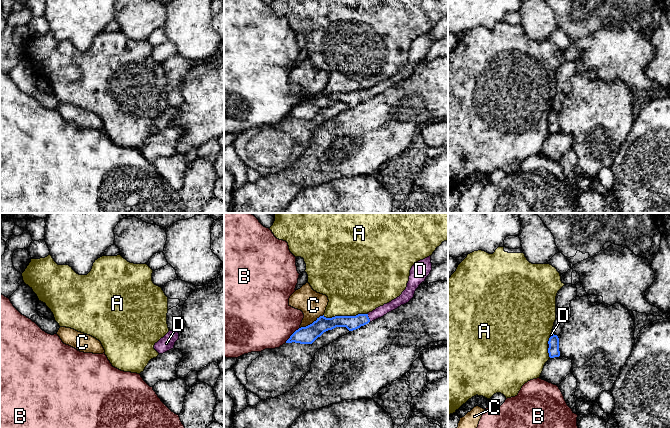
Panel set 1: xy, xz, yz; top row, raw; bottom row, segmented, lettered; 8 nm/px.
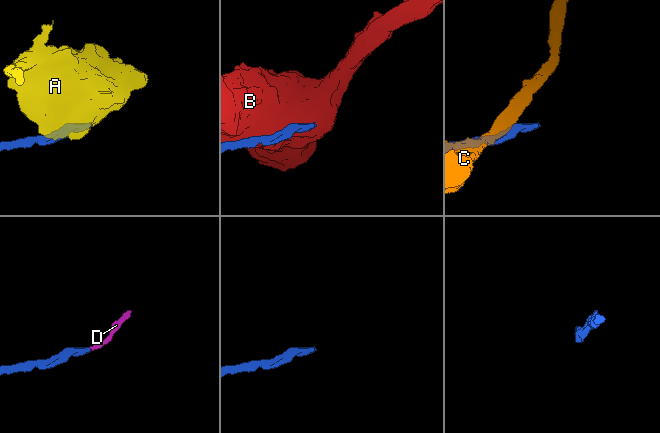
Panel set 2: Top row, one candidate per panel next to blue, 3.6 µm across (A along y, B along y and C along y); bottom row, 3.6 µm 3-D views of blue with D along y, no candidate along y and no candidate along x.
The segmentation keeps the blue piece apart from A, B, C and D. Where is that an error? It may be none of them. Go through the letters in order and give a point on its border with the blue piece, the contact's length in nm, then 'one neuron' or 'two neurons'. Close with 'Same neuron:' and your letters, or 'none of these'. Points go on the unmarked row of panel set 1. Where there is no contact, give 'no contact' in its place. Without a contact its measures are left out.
A: contact xz (344, 92); length 360 nm; two neurons
B: contact xz (291, 111); length 170 nm; two neurons
C: contact xz (312, 99); length 220 nm; two neurons
D: contact xz (368, 93); length 80 nm; one neuron
Same neuron: D

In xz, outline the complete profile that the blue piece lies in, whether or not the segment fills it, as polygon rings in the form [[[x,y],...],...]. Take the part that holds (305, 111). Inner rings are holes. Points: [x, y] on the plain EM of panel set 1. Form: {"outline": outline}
{"outline": [[[431,32],[416,38],[411,46],[406,65],[402,70],[391,78],[384,80],[367,90],[356,92],[335,92],[326,94],[324,91],[317,94],[312,100],[296,106],[286,119],[312,120],[324,108],[336,103],[346,103],[349,107],[356,106],[387,89],[397,85],[401,81],[408,79],[415,70],[419,61],[425,57],[432,46]]]}

